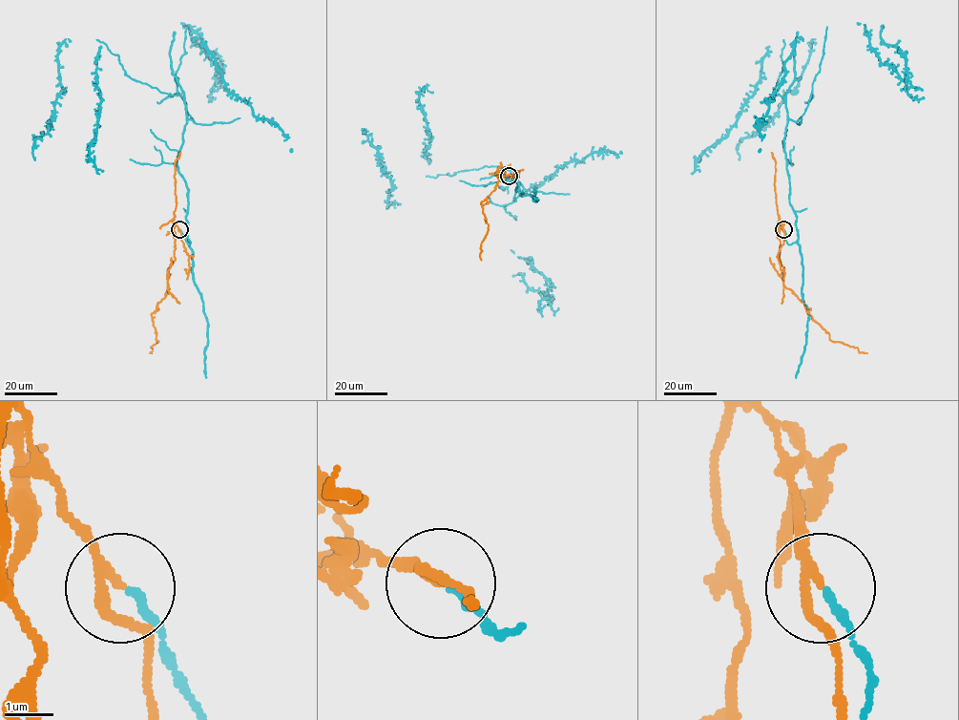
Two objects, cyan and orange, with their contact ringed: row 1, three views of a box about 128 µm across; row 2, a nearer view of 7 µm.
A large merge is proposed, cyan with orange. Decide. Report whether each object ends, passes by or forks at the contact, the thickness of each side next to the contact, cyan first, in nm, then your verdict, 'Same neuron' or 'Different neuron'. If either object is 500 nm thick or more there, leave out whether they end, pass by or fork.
At the ring cyan ends. At the ring orange passes by. Thickness 180 nm (cyan) against 150 nm. Different neuron

